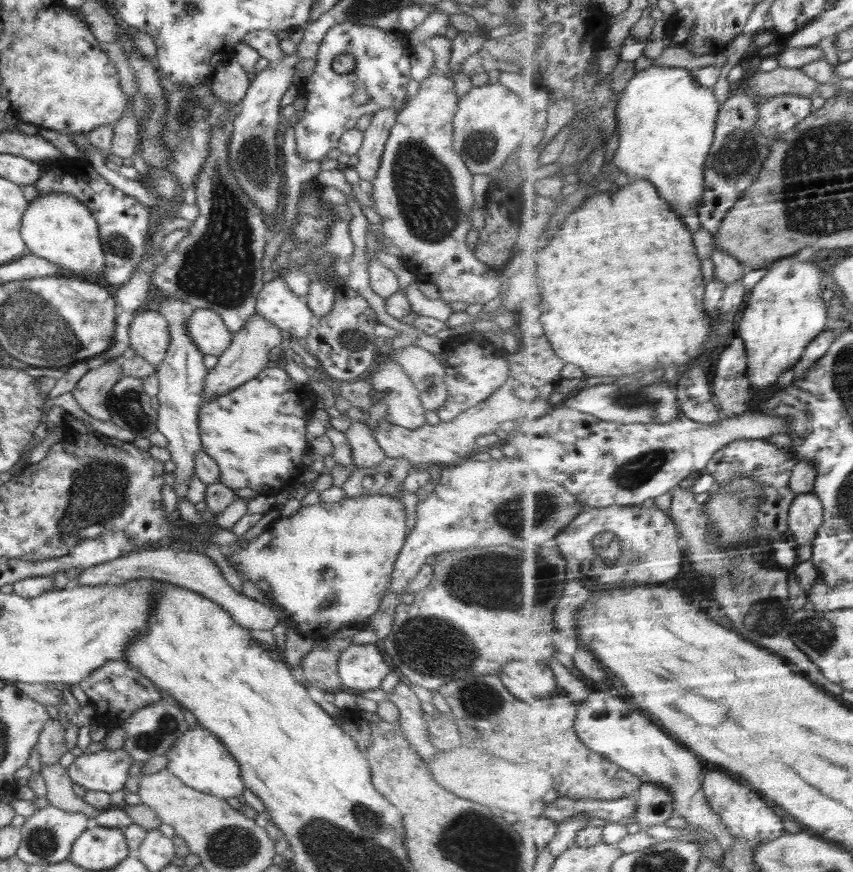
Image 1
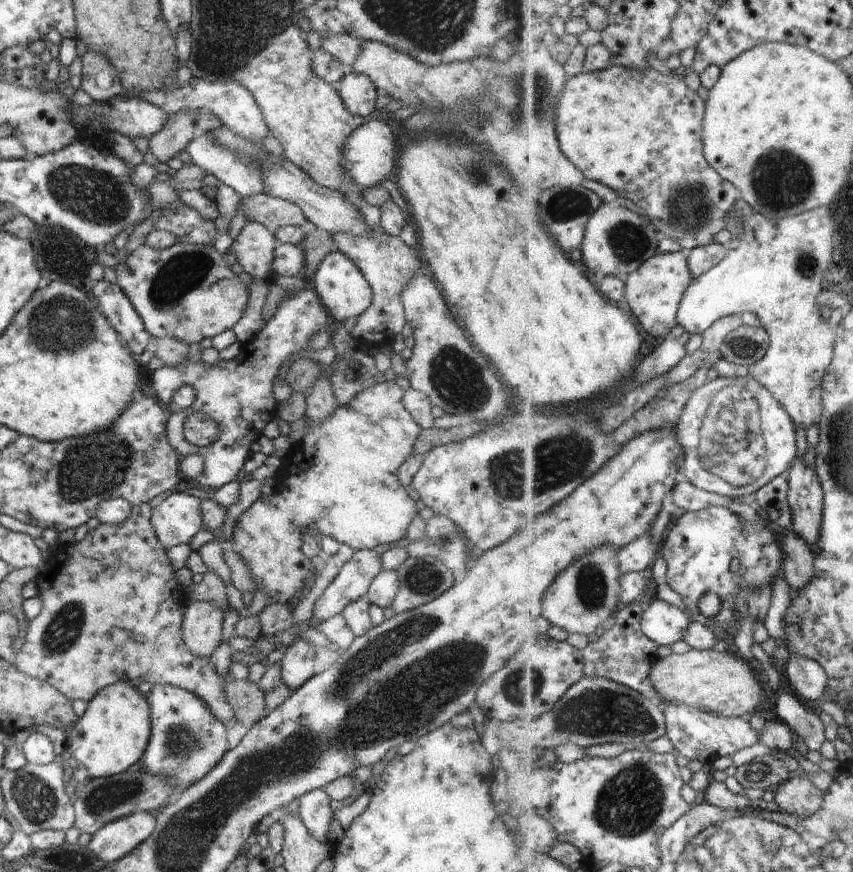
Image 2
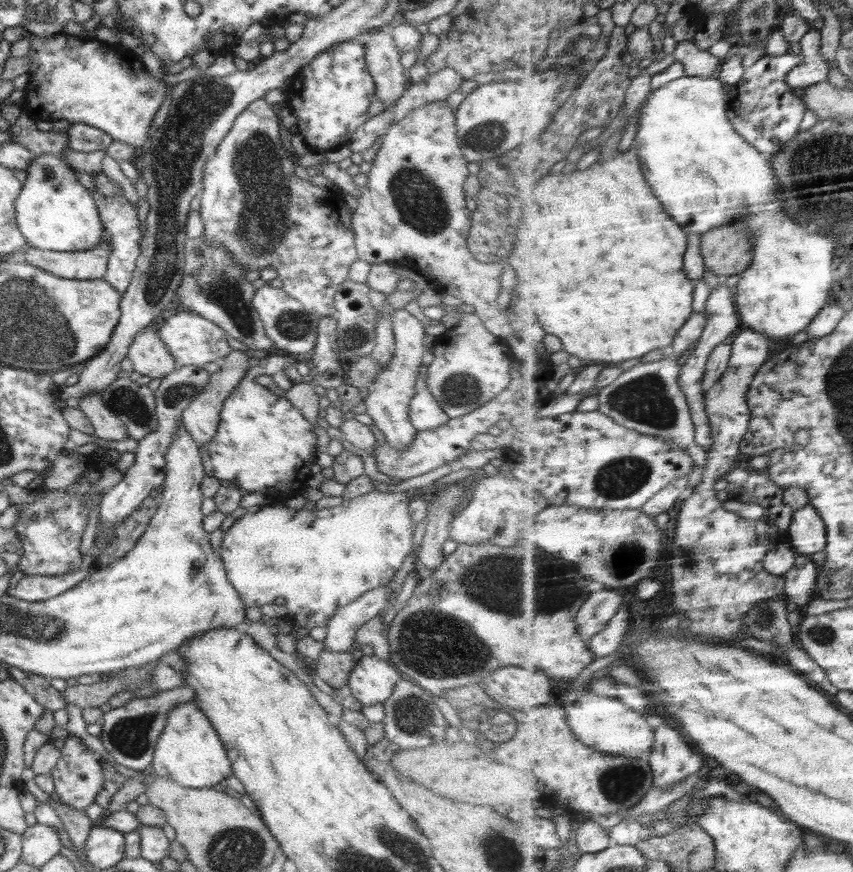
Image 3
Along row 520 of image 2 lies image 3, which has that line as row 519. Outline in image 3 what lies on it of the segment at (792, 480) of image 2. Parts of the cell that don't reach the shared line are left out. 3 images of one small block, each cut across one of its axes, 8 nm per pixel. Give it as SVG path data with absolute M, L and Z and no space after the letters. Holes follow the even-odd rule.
M812 504L795 511L788 529L789 541L800 555L812 556L828 547L828 527L819 510Z

